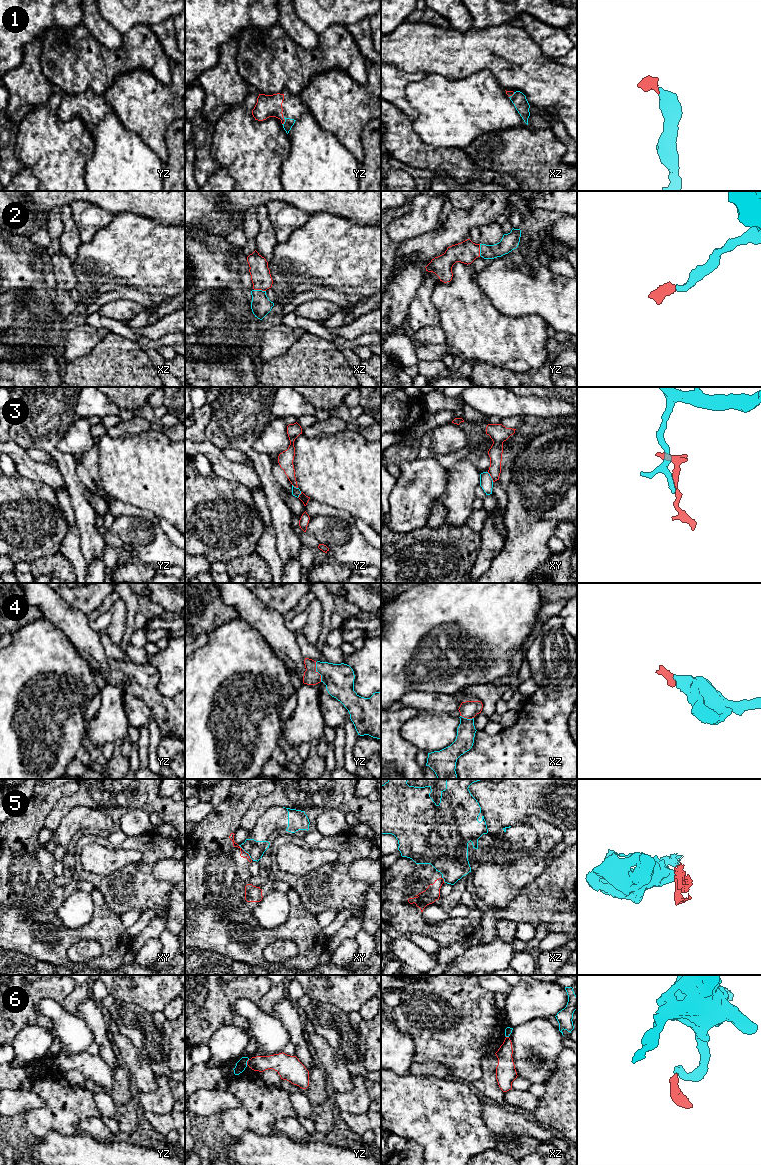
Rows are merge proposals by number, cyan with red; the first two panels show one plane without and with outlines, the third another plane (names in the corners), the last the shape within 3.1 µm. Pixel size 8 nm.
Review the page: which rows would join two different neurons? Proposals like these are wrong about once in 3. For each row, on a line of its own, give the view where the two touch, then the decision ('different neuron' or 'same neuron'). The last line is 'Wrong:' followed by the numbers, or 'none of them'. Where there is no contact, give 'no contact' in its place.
1: yz | same neuron
2: xz | same neuron
3: xy | different neuron
4: yz | same neuron
5: xy | different neuron
6: yz | different neuron
Wrong: 3, 5, 6

